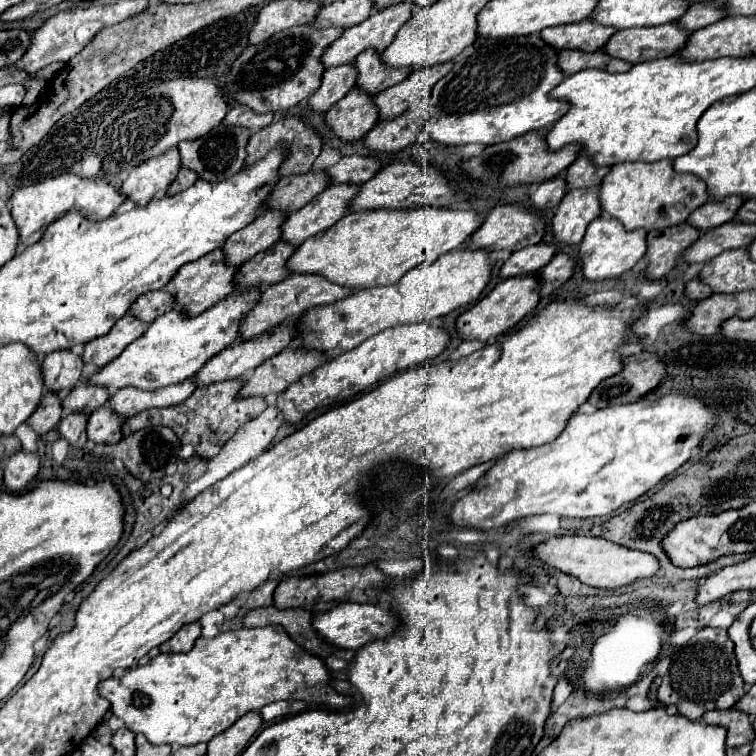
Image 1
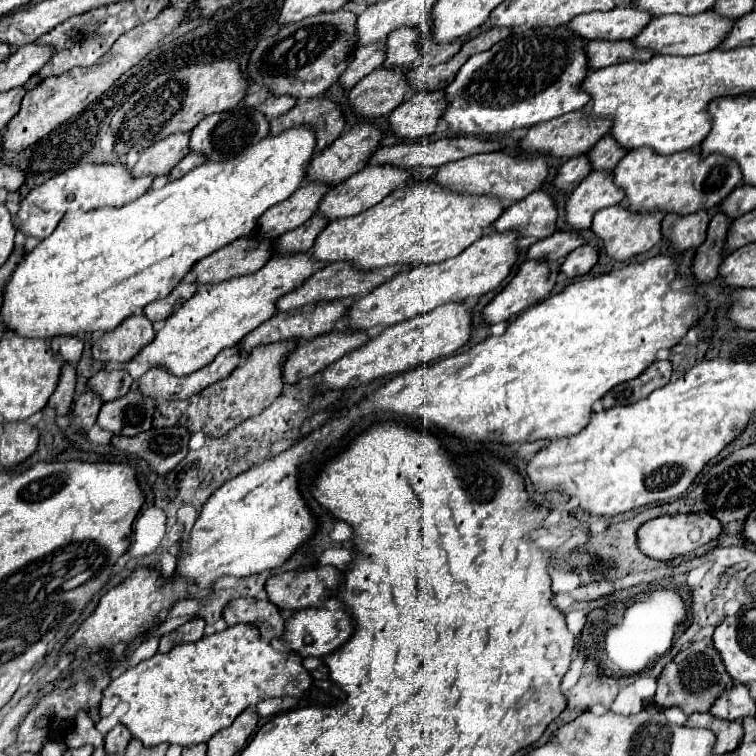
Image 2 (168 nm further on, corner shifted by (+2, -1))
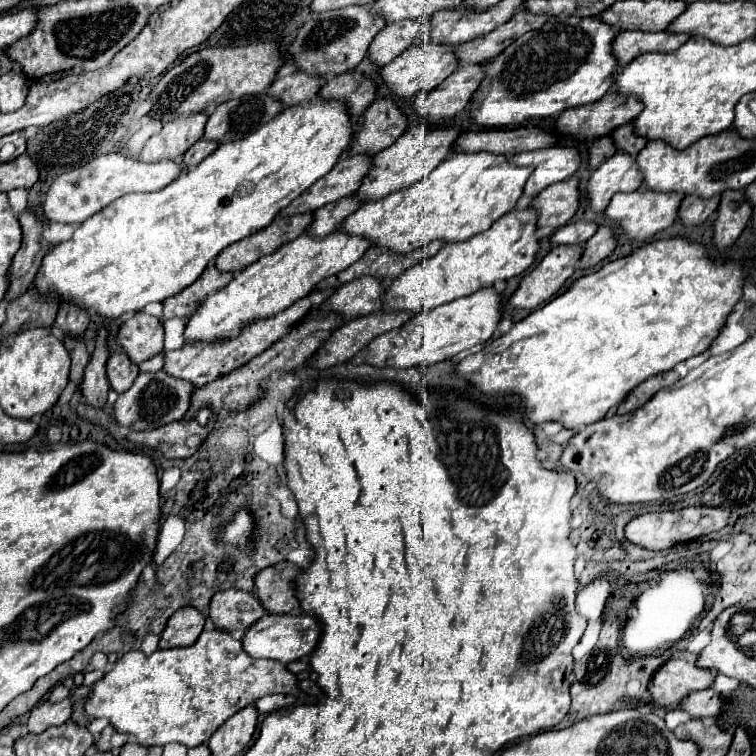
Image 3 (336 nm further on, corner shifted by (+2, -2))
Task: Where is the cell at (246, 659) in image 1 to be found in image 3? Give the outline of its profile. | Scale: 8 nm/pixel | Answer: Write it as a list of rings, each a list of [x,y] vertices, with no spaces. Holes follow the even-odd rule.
[[[214,629],[204,631],[190,647],[174,647],[164,651],[158,649],[152,655],[144,655],[142,651],[128,651],[122,659],[118,659],[116,667],[104,675],[104,679],[94,683],[92,699],[86,701],[86,715],[92,719],[108,719],[120,733],[134,735],[136,741],[146,747],[168,743],[196,747],[208,743],[208,737],[212,737],[212,733],[240,709],[272,693],[300,697],[302,691],[298,687],[296,675],[290,673],[286,665],[270,659],[254,659],[246,653],[240,639],[234,639],[228,631]]]

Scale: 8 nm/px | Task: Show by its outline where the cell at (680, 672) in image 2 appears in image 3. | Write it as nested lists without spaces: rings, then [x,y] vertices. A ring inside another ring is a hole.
[[[676,651],[668,663],[654,673],[648,685],[652,699],[660,707],[678,707],[690,693],[708,689],[716,675],[714,669],[700,669],[696,665],[698,655],[690,651]]]

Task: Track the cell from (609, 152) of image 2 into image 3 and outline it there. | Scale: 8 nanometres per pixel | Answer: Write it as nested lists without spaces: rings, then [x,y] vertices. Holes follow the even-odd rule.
[[[626,123],[626,125],[618,127],[610,137],[612,137],[612,141],[614,141],[616,151],[626,153],[626,155],[634,155],[634,153],[638,153],[638,151],[646,145],[646,139],[634,135],[632,123]]]

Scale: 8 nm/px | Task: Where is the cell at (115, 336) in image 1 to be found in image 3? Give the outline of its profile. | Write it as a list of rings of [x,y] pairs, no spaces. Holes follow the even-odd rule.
[[[138,311],[120,325],[116,343],[122,347],[126,355],[130,355],[130,361],[142,363],[162,353],[164,347],[162,321],[158,317],[148,315],[146,311]]]

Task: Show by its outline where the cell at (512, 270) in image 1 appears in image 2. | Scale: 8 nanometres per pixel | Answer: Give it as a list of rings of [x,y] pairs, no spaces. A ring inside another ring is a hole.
[[[554,232],[552,236],[538,240],[528,250],[528,258],[540,258],[540,260],[554,262],[560,258],[566,258],[568,252],[576,250],[582,244],[584,244],[584,238],[578,232]]]

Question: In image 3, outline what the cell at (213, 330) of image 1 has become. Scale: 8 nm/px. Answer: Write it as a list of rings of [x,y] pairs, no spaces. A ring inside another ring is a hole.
[[[302,233],[294,241],[282,245],[276,253],[266,255],[252,263],[250,267],[238,271],[234,279],[222,287],[220,291],[208,295],[198,311],[192,313],[192,317],[186,323],[184,329],[184,343],[216,343],[238,337],[242,329],[258,319],[274,317],[276,313],[288,309],[298,299],[306,297],[318,281],[340,273],[346,269],[346,265],[356,263],[364,251],[370,247],[370,243],[362,237],[350,237],[344,233],[330,233],[324,239],[310,237]]]

